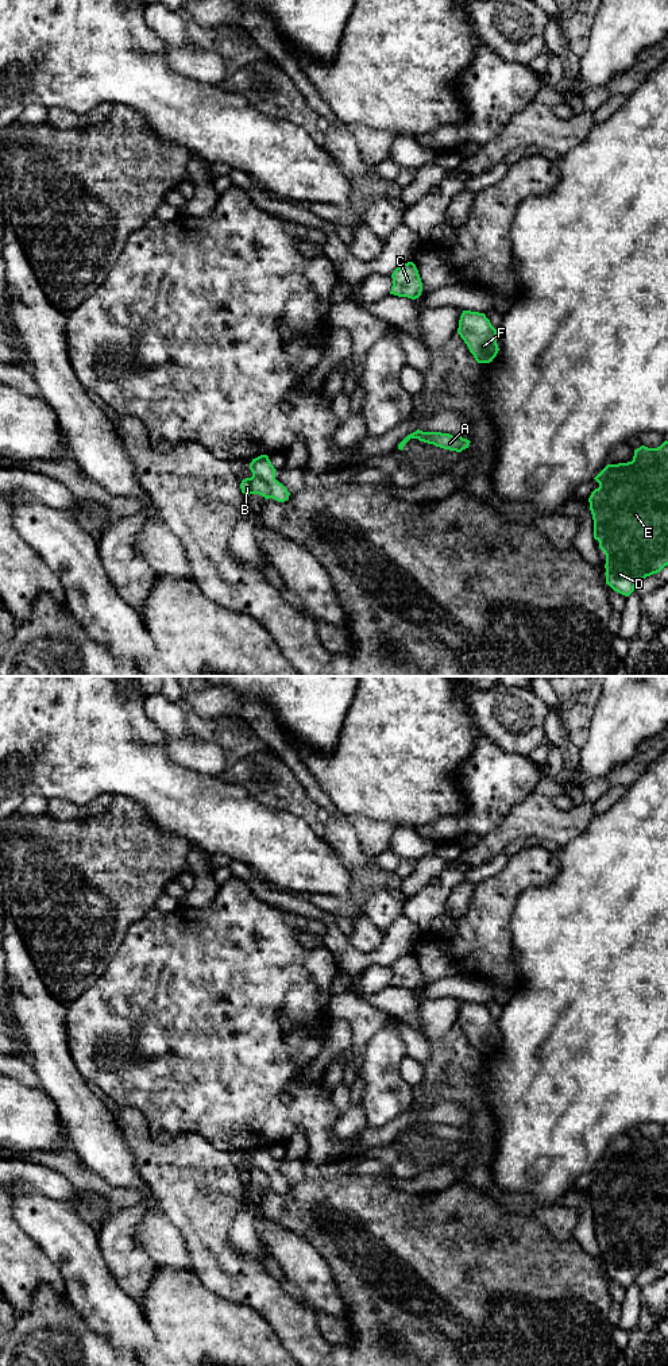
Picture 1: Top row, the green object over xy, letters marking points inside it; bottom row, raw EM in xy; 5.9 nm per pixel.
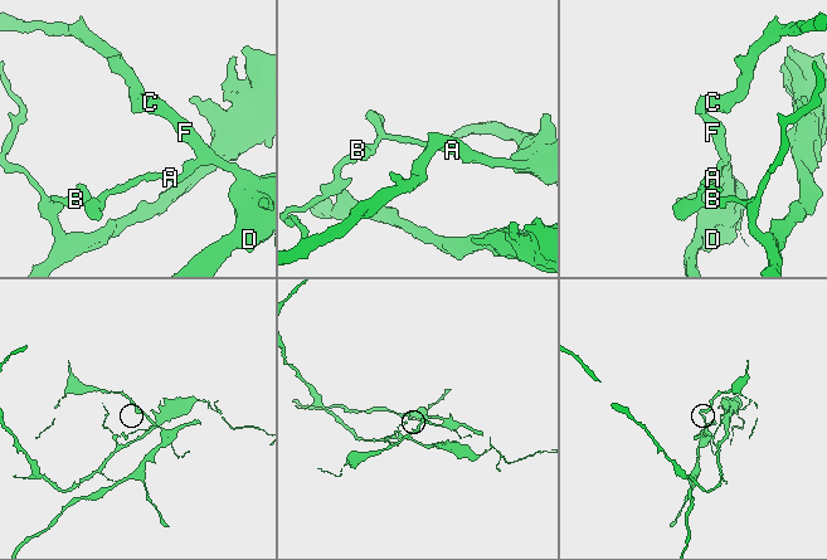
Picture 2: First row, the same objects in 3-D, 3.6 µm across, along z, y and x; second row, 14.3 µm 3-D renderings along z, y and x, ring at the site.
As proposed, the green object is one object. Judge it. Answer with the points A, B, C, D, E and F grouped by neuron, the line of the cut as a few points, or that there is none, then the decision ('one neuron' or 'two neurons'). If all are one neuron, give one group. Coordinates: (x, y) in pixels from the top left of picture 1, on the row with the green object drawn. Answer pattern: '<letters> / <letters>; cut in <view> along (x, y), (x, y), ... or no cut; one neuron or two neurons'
A C D E F / B; cut in xy along (253, 474), (266, 483), (270, 497); two neurons

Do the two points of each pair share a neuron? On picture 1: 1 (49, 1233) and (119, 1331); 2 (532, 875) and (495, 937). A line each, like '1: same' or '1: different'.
1: same
2: same

